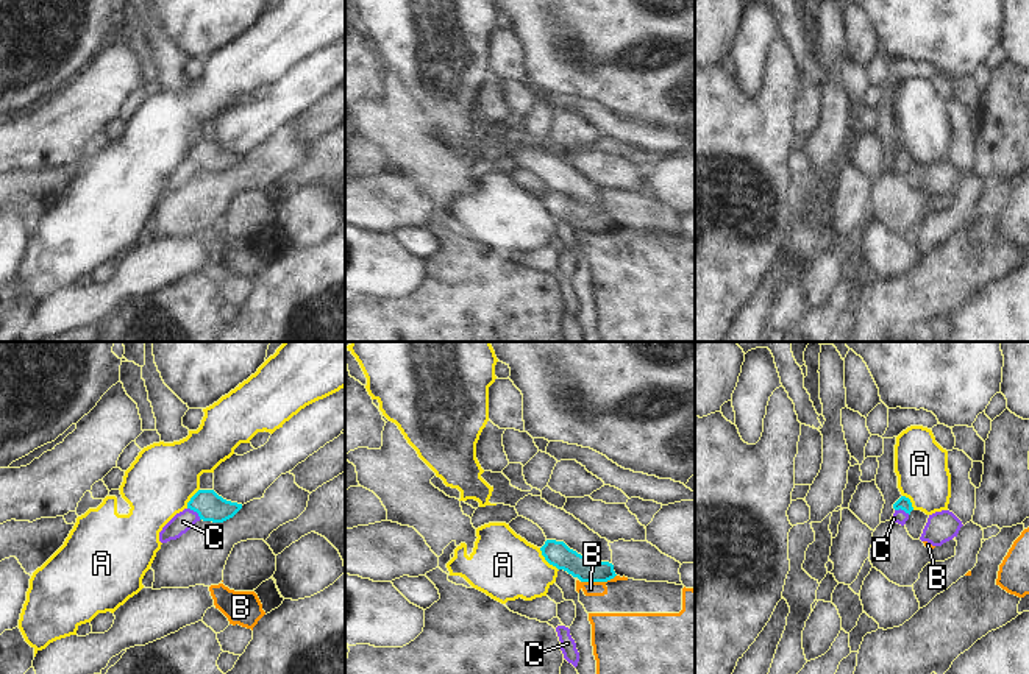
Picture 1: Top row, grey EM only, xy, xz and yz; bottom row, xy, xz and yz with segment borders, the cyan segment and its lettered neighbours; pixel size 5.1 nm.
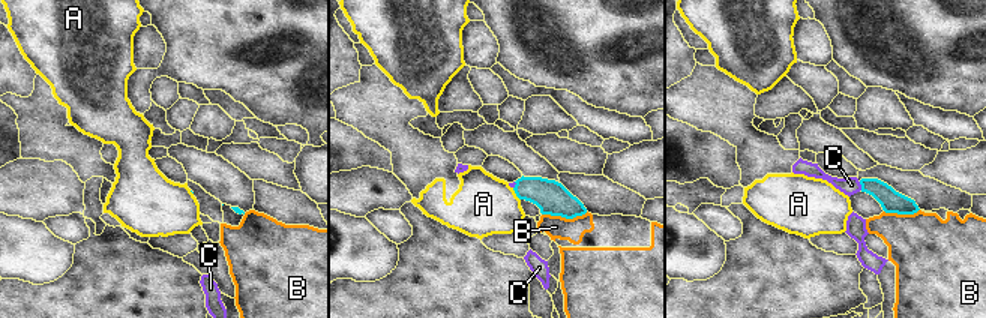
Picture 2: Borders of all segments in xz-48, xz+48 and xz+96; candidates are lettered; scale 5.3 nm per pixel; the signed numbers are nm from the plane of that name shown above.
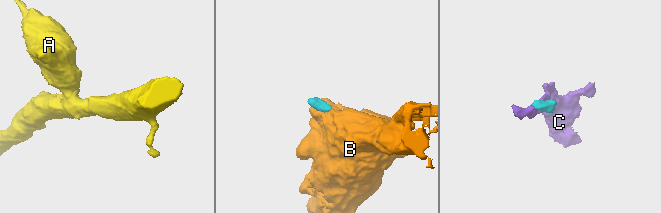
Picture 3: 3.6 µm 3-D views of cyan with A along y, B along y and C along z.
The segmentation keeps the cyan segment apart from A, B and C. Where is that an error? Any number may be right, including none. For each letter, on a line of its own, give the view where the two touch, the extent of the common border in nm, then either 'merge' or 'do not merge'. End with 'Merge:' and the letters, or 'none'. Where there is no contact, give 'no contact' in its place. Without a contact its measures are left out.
A: meets cyan in xz; contact 160 nm long; do not merge
B: meets cyan in xz; contact 190 nm long; do not merge
C: meets cyan in xy; contact 90 nm long; merge
Merge: C

